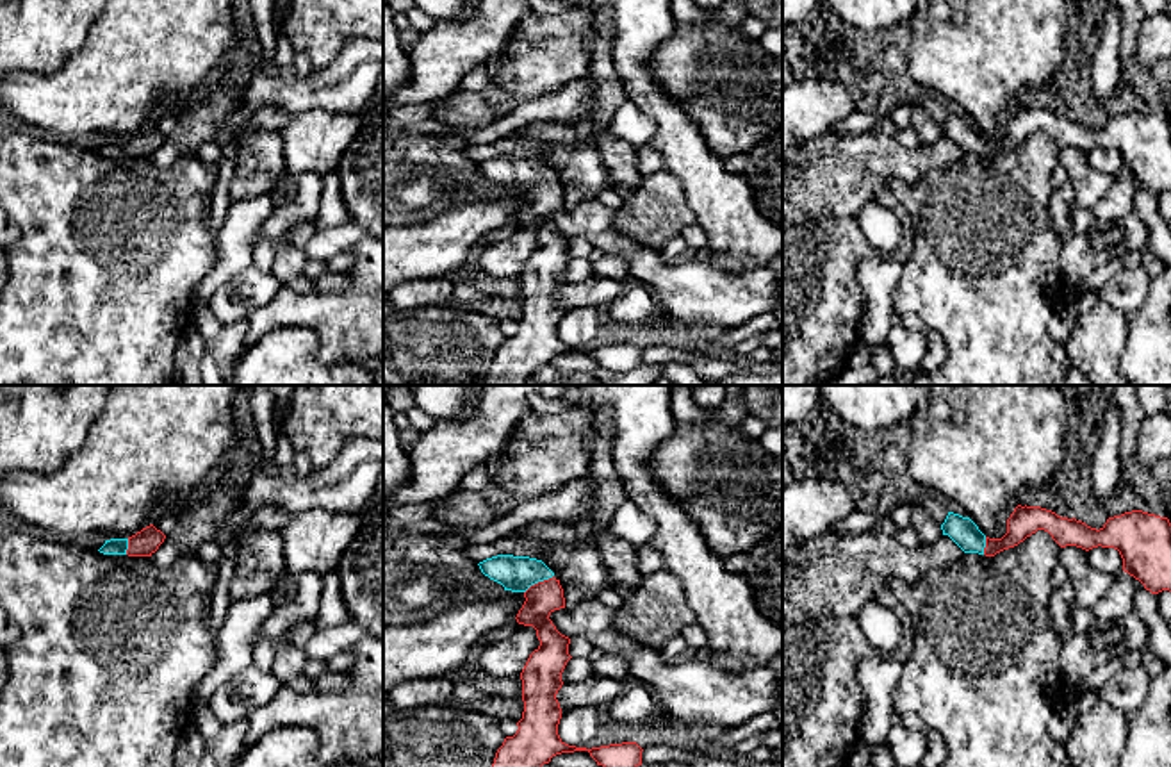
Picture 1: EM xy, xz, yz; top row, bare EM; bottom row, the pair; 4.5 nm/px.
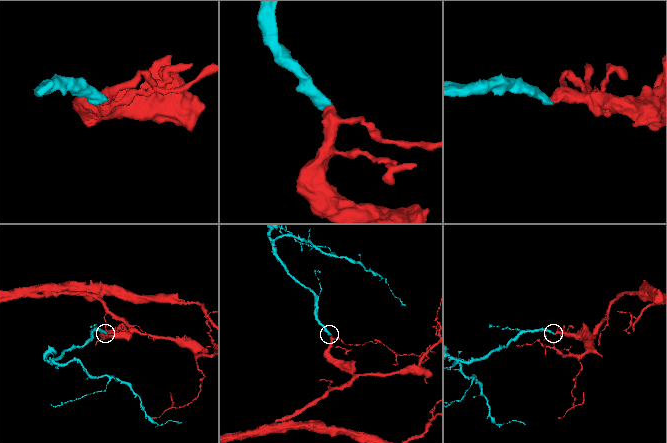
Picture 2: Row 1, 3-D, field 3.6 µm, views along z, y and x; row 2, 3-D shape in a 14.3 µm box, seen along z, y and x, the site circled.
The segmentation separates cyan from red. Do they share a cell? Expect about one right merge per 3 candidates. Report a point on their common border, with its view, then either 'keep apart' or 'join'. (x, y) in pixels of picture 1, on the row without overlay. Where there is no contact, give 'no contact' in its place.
meets cyan in xz at (539, 181); join

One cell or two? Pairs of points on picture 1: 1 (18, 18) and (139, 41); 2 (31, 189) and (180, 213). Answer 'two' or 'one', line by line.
1: two
2: one

